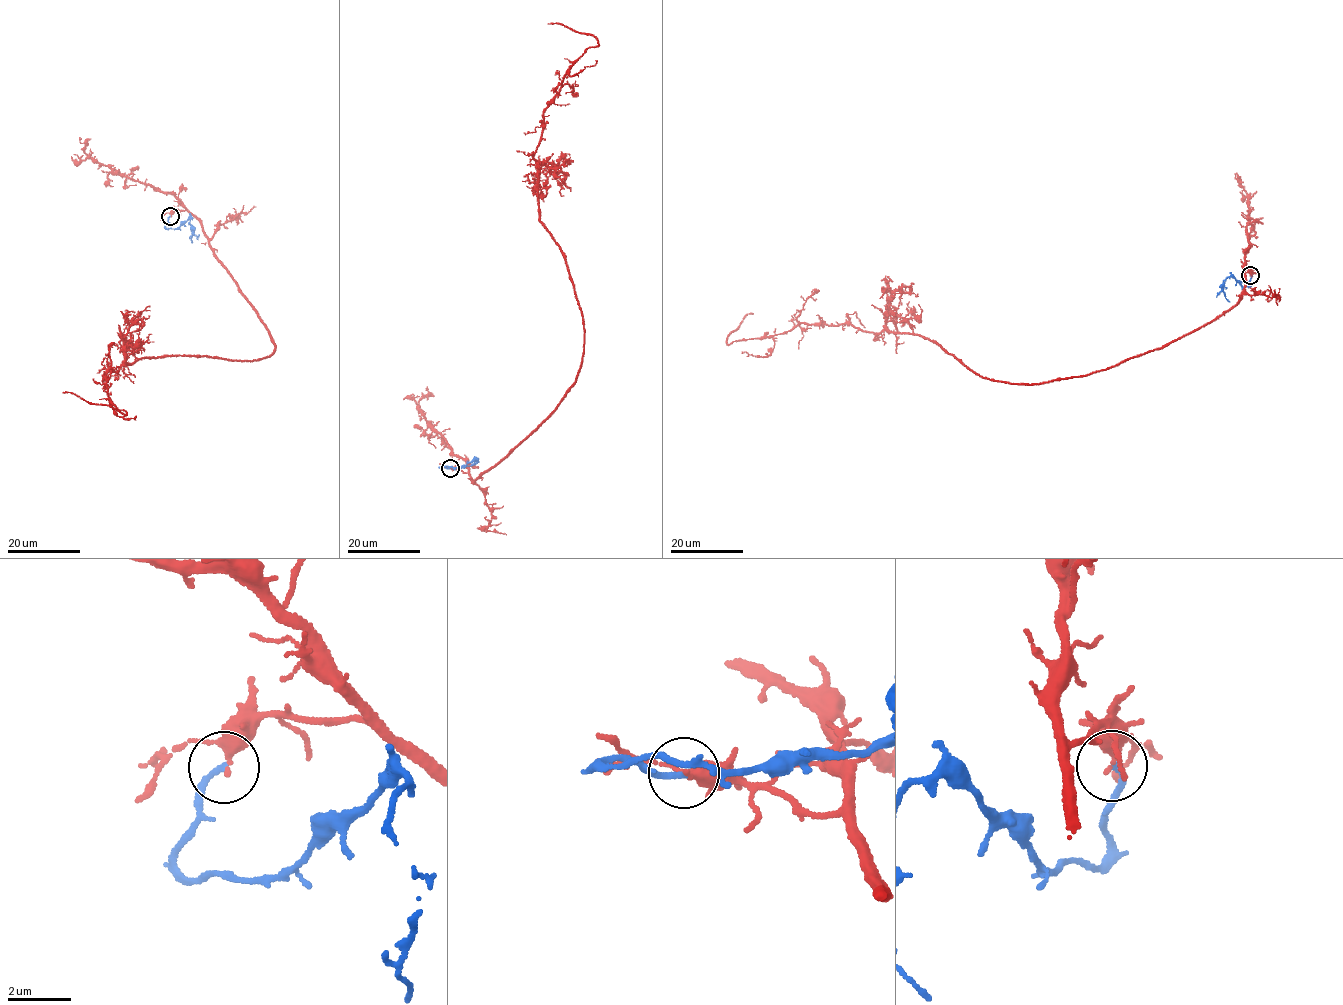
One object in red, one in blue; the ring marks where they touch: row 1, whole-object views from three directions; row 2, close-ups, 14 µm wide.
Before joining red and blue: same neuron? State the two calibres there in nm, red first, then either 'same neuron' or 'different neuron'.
calibres 240 and 180 nm; different neuron

